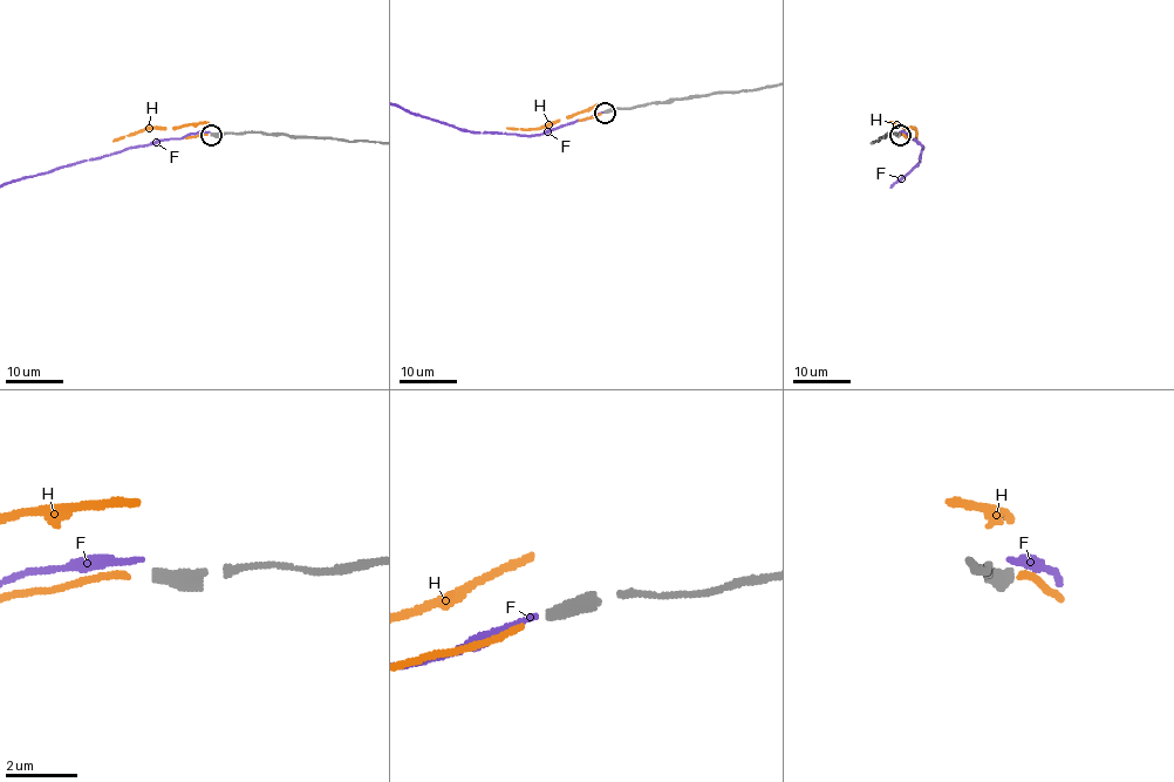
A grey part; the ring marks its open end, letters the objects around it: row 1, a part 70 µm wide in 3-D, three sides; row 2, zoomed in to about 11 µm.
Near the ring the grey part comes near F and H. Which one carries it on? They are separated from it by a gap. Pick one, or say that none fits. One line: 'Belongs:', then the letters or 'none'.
Belongs: H

